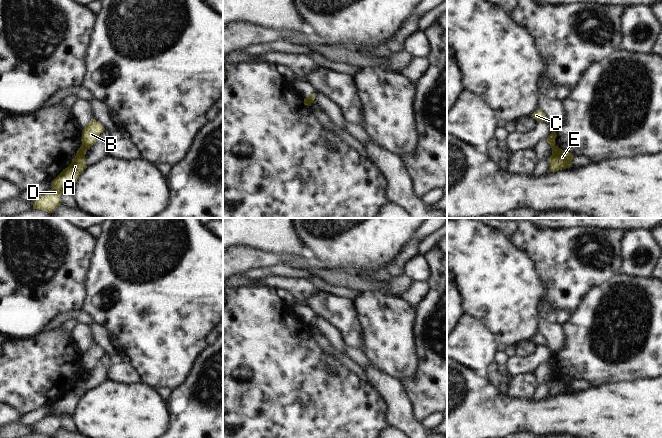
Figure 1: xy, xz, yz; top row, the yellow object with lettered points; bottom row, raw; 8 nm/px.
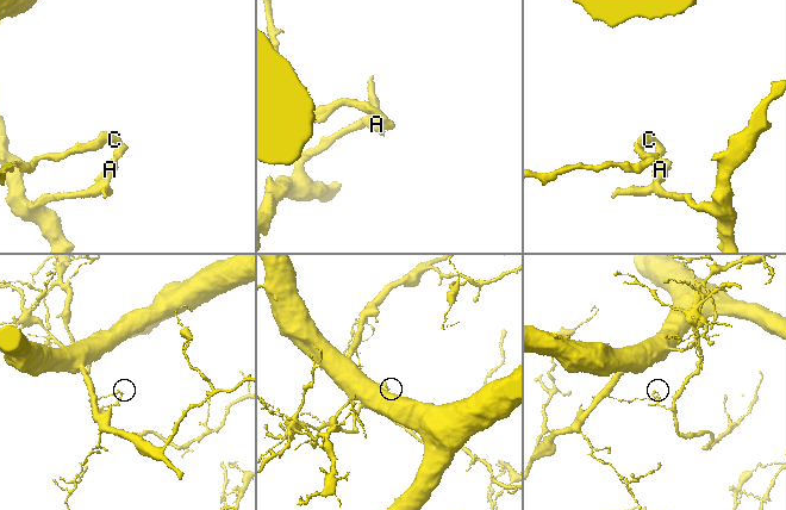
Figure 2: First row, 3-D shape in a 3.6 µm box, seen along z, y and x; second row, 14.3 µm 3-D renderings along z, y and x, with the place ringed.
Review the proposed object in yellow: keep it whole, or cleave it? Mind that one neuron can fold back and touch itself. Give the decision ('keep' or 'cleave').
cleave

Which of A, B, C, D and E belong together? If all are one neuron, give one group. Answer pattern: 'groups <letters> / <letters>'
groups A D E / B C

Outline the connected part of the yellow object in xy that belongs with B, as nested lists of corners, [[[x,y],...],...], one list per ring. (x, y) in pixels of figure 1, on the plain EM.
[[[92,343],[82,354],[82,371],[87,375],[90,371],[98,365],[99,359],[105,354],[105,352],[97,346],[95,343]]]

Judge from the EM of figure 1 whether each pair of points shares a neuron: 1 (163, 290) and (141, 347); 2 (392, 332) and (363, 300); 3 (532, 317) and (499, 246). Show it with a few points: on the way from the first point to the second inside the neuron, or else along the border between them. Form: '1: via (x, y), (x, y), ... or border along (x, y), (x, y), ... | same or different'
1: via (158, 304), (158, 330), (155, 333) | same
2: via (386, 324), (371, 308) | same
3: via (514, 299), (499, 284), (499, 264) | same

